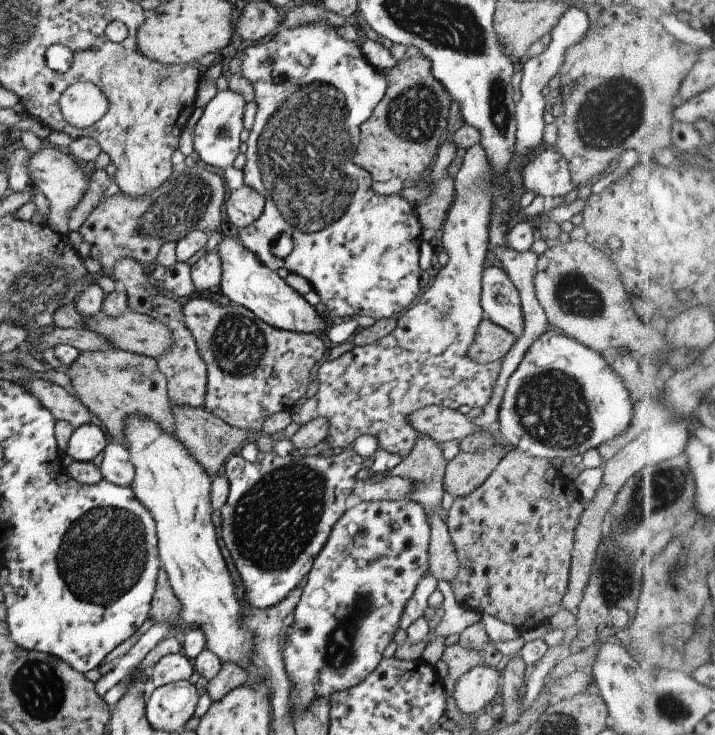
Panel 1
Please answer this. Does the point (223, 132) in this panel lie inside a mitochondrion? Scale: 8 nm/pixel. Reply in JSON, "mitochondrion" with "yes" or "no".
{"mitochondrion":"yes"}

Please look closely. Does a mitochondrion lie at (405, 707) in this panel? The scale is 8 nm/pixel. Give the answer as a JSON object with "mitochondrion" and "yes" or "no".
{"mitochondrion":"no"}

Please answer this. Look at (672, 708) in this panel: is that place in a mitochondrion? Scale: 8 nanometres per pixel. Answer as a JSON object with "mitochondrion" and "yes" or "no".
{"mitochondrion":"yes"}

